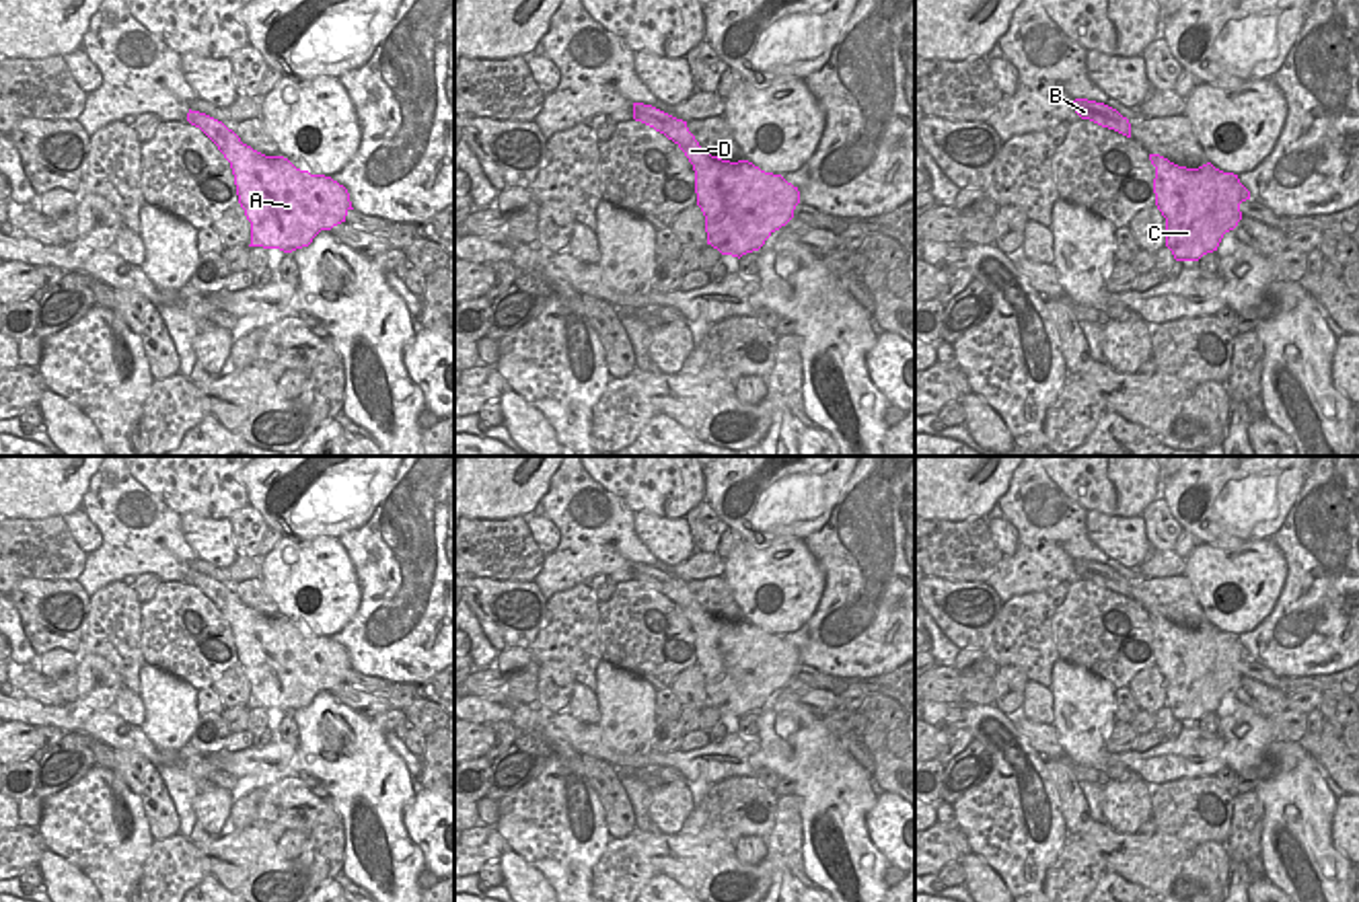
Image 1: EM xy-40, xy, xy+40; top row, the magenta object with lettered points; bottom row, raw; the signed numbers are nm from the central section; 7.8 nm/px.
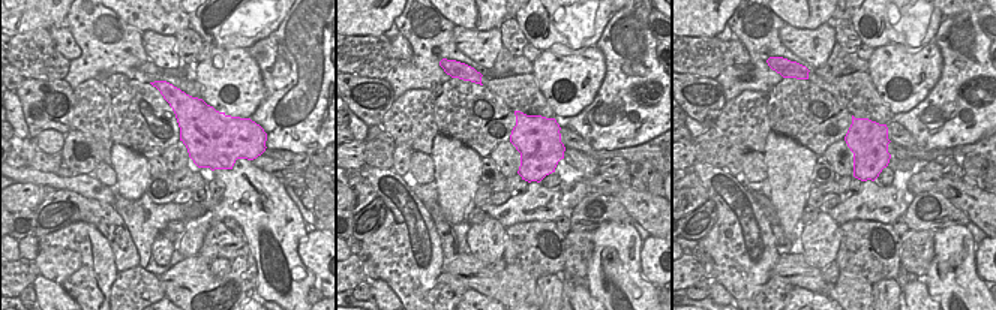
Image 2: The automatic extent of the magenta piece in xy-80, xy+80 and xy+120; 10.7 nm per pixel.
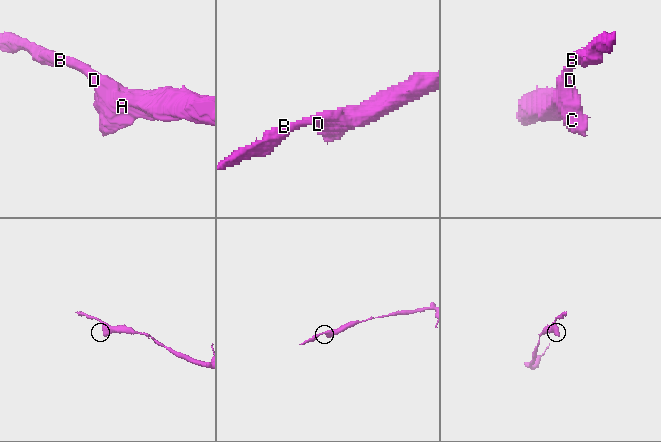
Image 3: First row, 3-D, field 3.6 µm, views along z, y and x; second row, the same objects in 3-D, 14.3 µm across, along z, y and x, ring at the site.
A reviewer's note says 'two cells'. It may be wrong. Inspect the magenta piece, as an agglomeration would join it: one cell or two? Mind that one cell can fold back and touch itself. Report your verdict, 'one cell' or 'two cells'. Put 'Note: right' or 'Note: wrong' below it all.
one cell
Note: wrong

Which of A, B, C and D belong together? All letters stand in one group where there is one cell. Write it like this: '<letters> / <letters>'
A B C D

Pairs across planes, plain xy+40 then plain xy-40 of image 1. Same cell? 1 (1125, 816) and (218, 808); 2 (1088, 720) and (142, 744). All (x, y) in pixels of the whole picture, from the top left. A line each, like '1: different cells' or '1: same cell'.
1: same cell
2: different cells

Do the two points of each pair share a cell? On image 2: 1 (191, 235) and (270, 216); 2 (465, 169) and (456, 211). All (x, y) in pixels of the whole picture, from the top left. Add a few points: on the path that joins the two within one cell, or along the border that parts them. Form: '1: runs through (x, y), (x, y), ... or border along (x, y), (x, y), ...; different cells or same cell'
1: runs through (210, 217), (221, 210), (251, 210); same cell
2: runs through (456, 180), (456, 201); same cell

